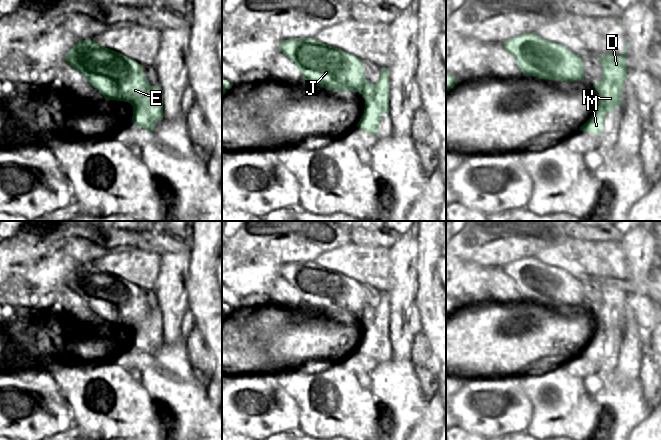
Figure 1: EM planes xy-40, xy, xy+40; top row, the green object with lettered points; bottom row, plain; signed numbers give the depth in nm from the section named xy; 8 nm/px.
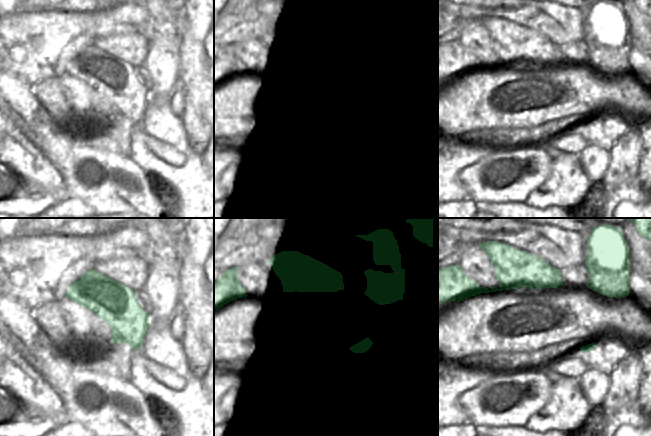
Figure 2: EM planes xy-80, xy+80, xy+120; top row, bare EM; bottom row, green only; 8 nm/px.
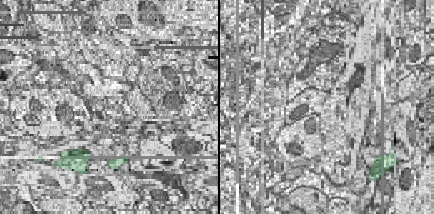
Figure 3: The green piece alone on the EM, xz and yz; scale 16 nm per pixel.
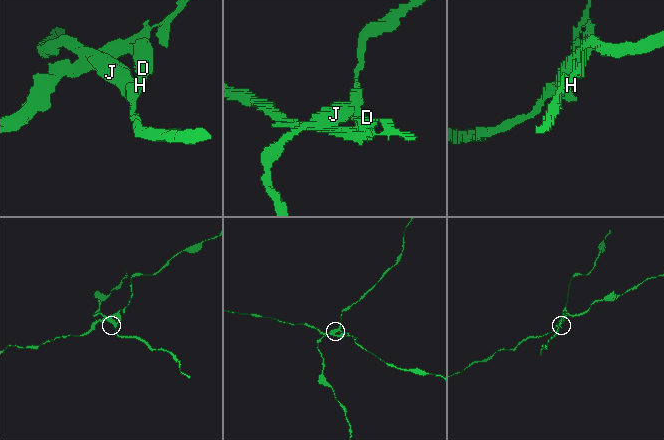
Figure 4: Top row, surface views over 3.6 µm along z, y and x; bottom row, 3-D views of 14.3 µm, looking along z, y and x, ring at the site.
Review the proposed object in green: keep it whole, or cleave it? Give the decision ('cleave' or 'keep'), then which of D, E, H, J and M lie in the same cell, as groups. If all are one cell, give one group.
cleave | D / E H J M

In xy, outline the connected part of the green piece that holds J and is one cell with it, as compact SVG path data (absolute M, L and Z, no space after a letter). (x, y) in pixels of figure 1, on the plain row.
M293 262L291 265L302 266L304 270L312 270L317 274L309 277L310 281L305 283L300 293L303 299L302 306L321 310L327 314L359 316L365 324L365 333L357 350L370 358L376 358L381 347L381 337L389 338L389 306L379 302L375 309L371 308L365 303L365 293L361 284L316 262Z

